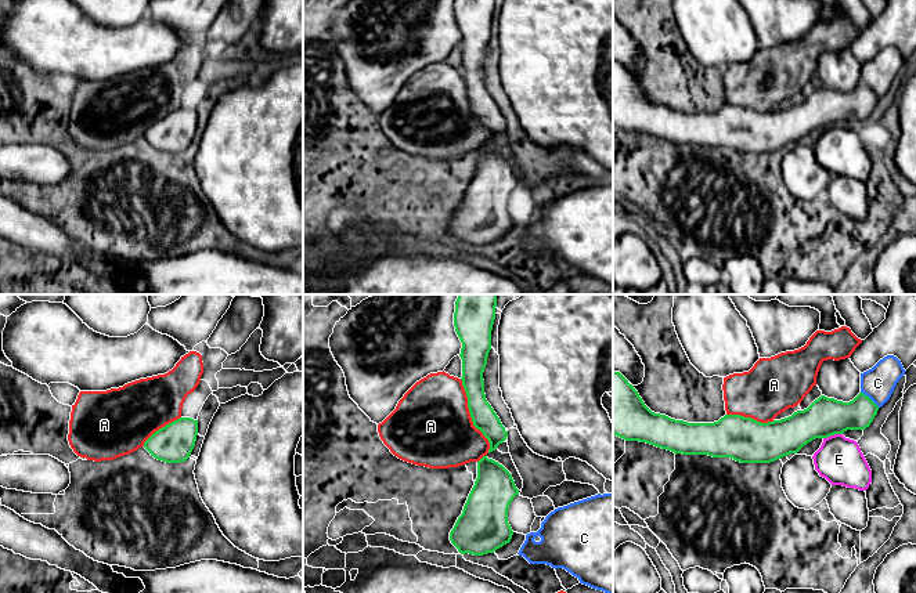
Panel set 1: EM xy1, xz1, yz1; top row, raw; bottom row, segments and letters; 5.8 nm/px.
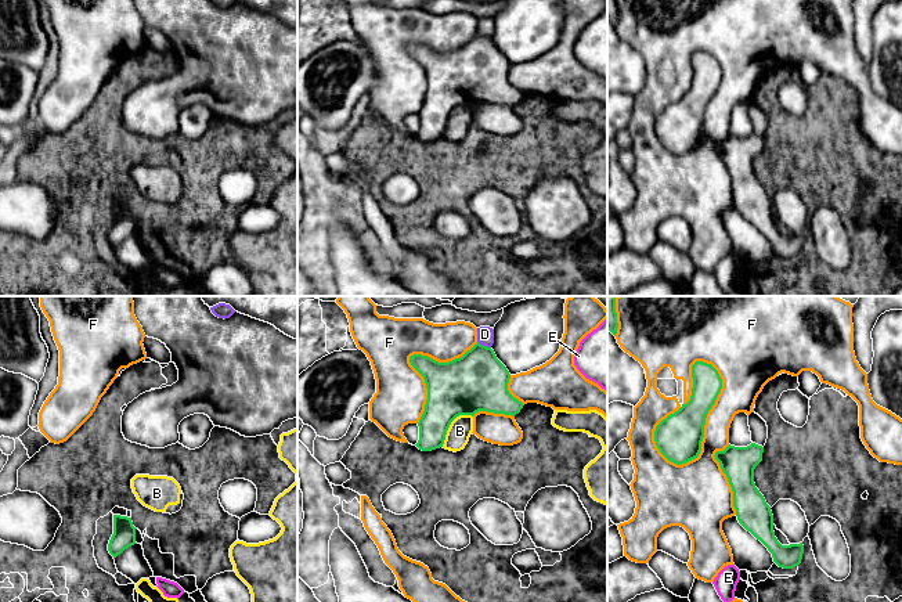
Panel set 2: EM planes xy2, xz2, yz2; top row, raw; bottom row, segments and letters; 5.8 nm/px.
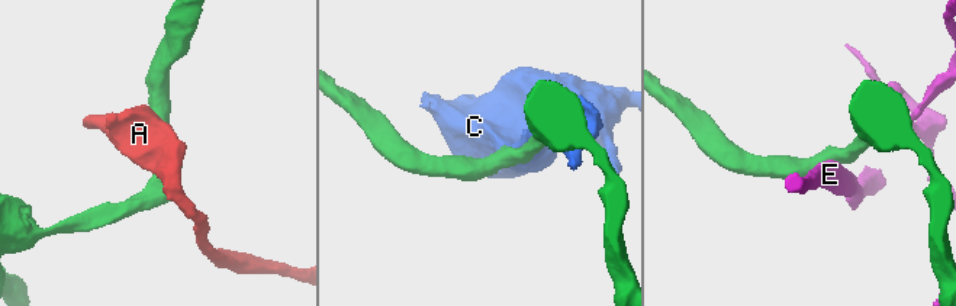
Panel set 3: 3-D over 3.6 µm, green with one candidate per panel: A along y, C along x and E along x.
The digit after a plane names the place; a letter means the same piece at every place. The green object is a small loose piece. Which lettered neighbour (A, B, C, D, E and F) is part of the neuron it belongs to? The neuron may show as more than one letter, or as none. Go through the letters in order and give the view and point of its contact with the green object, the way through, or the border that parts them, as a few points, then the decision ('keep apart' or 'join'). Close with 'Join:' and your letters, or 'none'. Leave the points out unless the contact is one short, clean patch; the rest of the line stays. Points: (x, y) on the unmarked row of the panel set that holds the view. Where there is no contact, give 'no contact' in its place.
A: xz1 (472, 111) | keep apart
B: xz2 (450, 114) | keep apart
C: yz1 (869, 89) | keep apart
D: xz2 (484, 36) | keep apart
E: yz1 (832, 125) | keep apart
F: yz2 (706, 107) | keep apart
Join: none

